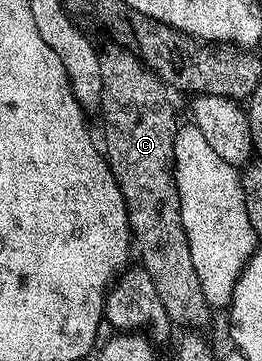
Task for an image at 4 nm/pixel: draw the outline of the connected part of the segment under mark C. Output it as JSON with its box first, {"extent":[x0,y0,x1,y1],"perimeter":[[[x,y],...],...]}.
{"extent":[98,40,210,328],"perimeter":[[[108,40],[99,51],[102,100],[98,117],[104,121],[102,153],[126,200],[132,240],[135,249],[140,249],[139,265],[150,272],[150,280],[154,280],[154,288],[158,288],[158,300],[162,300],[162,308],[166,308],[168,317],[177,327],[204,328],[200,326],[207,324],[210,307],[202,296],[202,284],[198,284],[198,272],[194,272],[186,228],[182,228],[174,168],[178,121],[168,99],[169,87],[127,45]]]}

